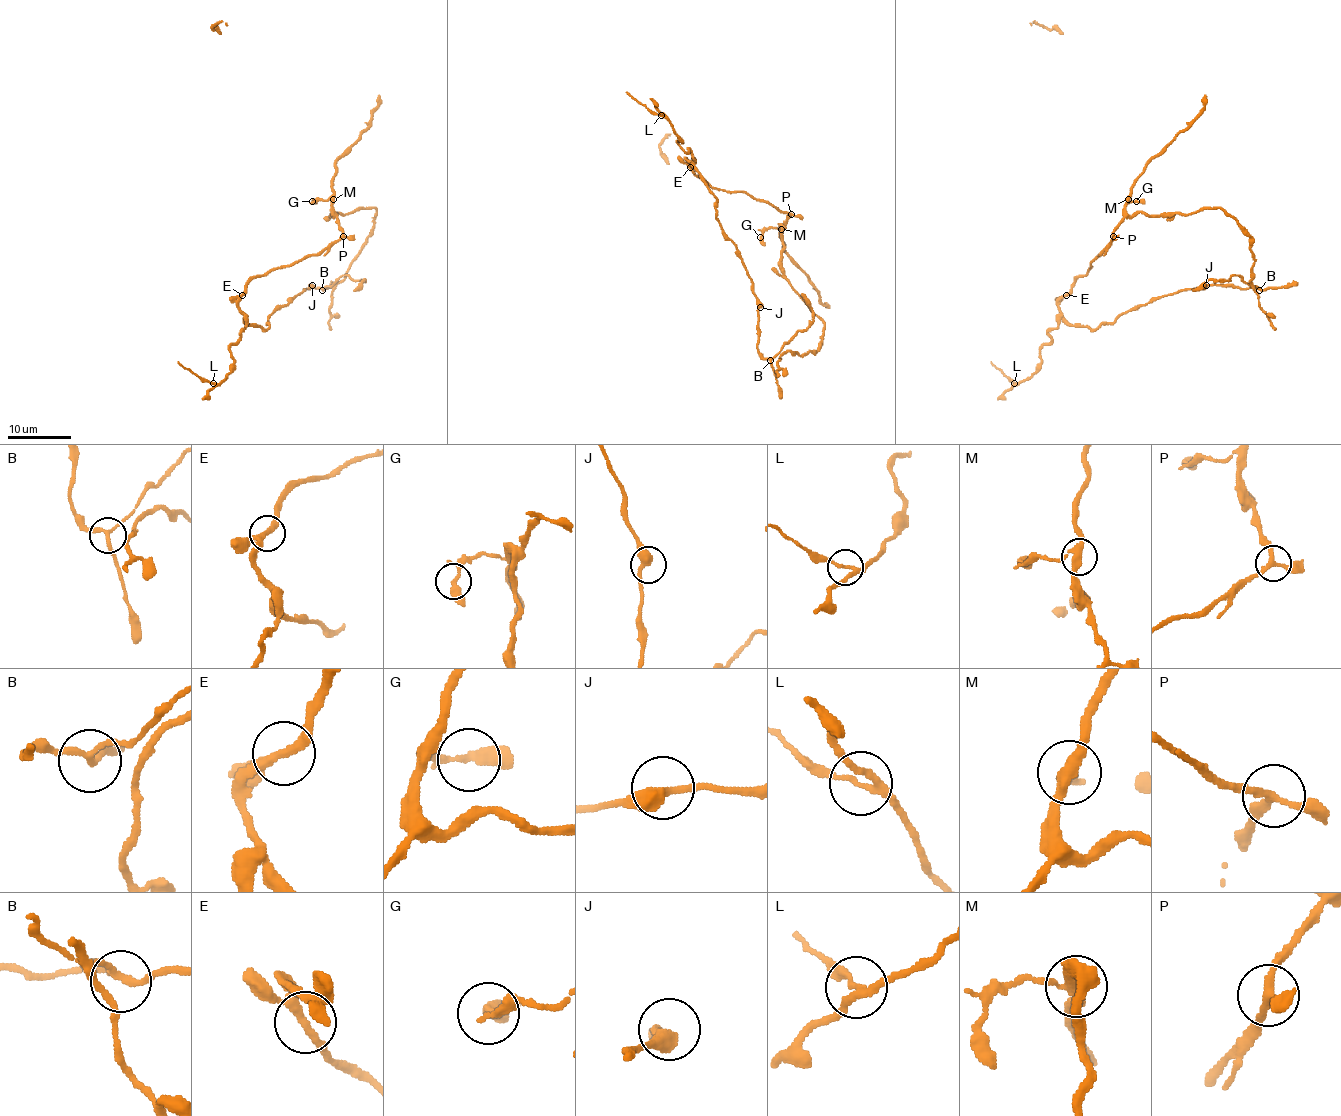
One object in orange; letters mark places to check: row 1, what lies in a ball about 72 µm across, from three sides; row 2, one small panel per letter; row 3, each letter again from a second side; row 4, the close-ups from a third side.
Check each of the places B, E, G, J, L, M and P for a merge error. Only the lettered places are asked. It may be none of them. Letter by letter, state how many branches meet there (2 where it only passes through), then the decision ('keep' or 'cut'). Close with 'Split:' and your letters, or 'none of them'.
B: branches 3; keep
E: branches 3; keep
G: branches 3; keep
J: branches 2; keep
L: branches 3; keep
M: branches 3; keep
P: branches 3; keep
Split: none of them

